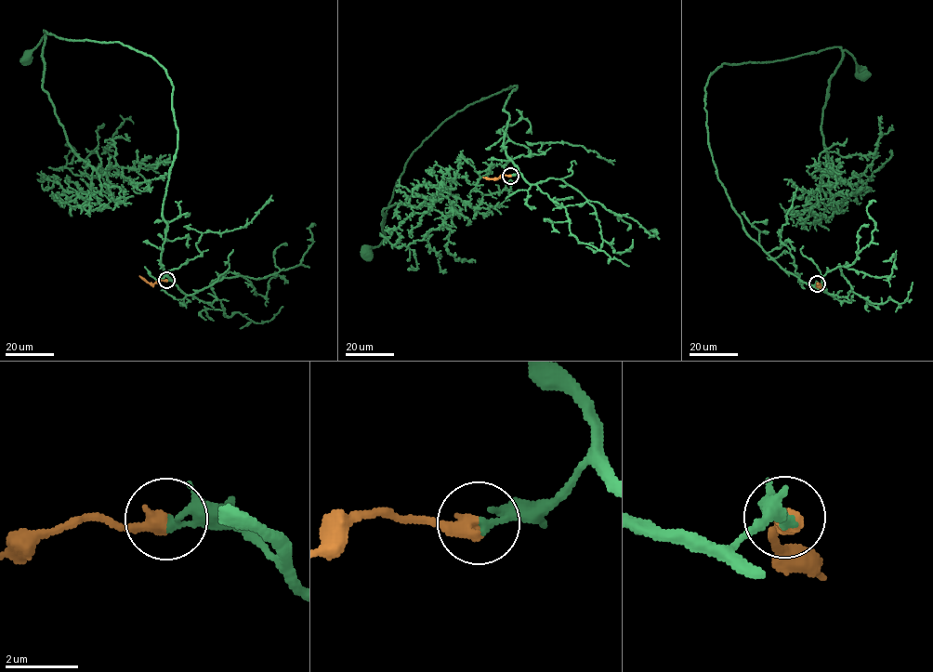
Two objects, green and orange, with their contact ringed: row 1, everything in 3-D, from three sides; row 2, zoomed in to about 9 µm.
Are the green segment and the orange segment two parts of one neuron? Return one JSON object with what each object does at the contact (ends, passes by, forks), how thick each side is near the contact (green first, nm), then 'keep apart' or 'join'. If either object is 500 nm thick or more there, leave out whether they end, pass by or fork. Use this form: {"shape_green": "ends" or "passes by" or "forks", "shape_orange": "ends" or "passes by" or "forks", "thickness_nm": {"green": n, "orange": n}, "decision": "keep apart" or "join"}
{"shape_green": "passes by", "shape_orange": "ends", "thickness_nm": {"green": 150, "orange": 440}, "decision": "join"}

